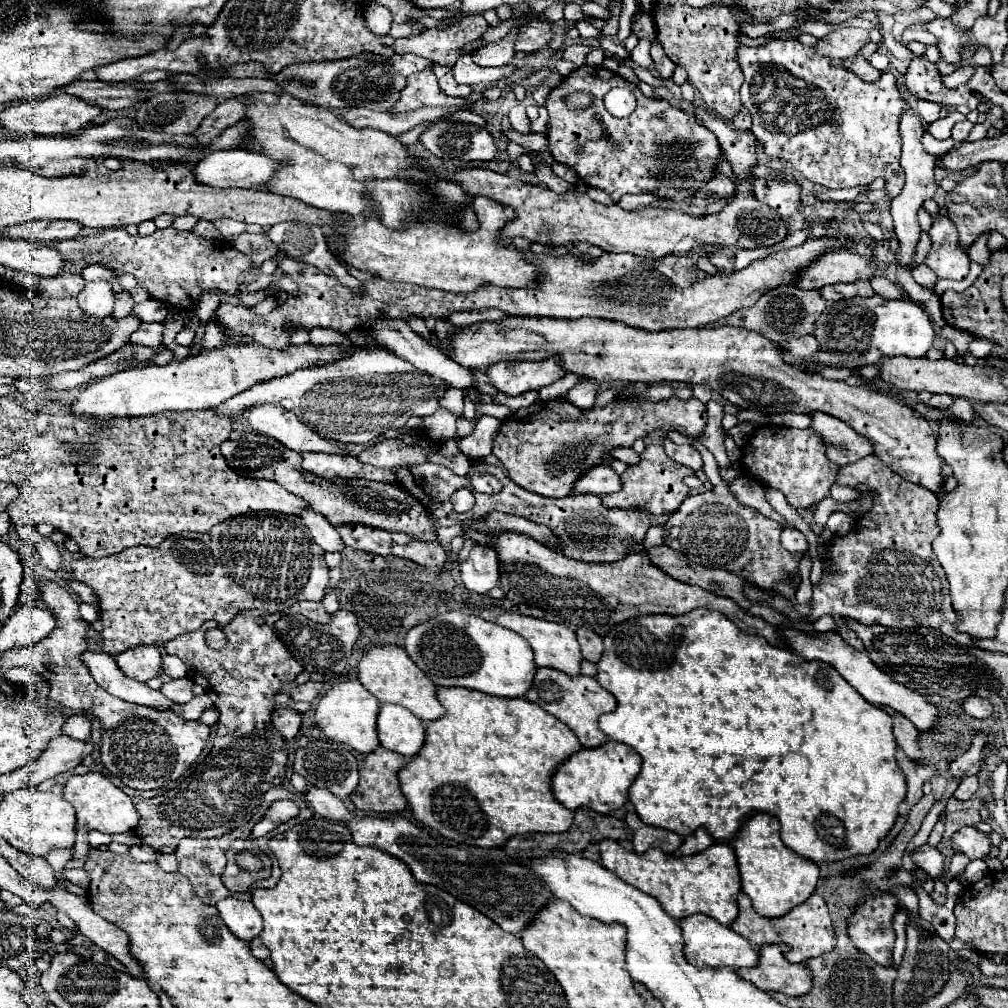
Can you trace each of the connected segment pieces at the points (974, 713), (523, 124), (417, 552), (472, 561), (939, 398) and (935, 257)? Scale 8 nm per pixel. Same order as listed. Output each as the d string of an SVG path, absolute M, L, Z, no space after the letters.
M968 698L964 704L962 704L962 710L966 714L970 714L972 718L988 718L992 712L994 712L994 704L986 698Z
M522 104L514 106L508 116L510 116L510 124L512 124L514 130L518 130L518 132L522 132L522 134L528 134L528 132L530 132L530 120L528 120L526 110L524 110Z
M412 540L410 544L406 546L398 546L394 544L392 546L392 554L396 558L406 558L406 560L412 560L420 566L426 566L426 568L432 568L432 566L444 566L444 562L448 560L446 556L446 550L440 546L440 542L418 542L418 540Z
M474 546L464 562L458 566L462 574L462 582L470 592L486 594L494 586L498 586L498 556L490 546Z
M934 394L932 400L928 402L928 406L938 408L938 410L948 410L948 408L952 406L952 402L954 402L952 396L946 396L946 394Z
M936 218L928 232L932 250L926 264L938 274L938 278L962 280L968 274L968 254L958 246L958 230L950 218Z

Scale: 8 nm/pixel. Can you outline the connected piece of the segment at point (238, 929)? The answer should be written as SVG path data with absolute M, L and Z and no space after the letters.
M226 898L226 900L220 900L216 906L218 906L218 912L220 912L224 924L240 940L250 942L252 938L256 938L262 932L262 916L258 914L258 910L254 908L252 902Z

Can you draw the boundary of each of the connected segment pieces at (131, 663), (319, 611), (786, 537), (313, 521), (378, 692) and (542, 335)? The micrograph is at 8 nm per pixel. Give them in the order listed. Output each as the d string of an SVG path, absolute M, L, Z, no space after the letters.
M136 646L134 650L126 650L116 656L116 664L128 678L138 682L148 682L158 676L162 668L160 652L154 646Z
M300 601L290 607L290 610L286 610L284 614L302 614L306 616L310 622L316 622L316 624L326 624L330 622L330 614L324 610L324 606L320 602L312 601Z
M786 526L782 530L782 546L790 552L806 552L808 550L808 542L806 542L804 534L796 528L790 528L790 526Z
M304 510L302 512L302 524L310 530L312 540L324 550L324 552L342 552L346 544L342 542L336 528L318 512Z
M392 644L372 646L358 664L358 680L382 704L390 702L390 704L406 706L412 714L416 714L424 722L438 720L446 712L446 708L436 698L436 684L430 682L426 674L422 674L422 670L408 658L408 654L400 646L392 646Z
M506 316L504 320L500 322L478 322L478 324L470 324L470 326L462 326L460 330L454 332L454 338L448 342L450 346L450 360L458 362L460 366L466 366L466 368L488 368L492 364L498 364L498 362L522 362L522 360L530 360L530 362L538 362L538 360L546 360L546 358L552 358L552 356L558 356L560 358L560 364L562 368L566 368L568 372L576 372L580 376L586 376L590 380L598 380L598 382L646 382L646 384L658 384L658 382L686 382L686 384L704 384L708 386L710 390L716 390L720 392L730 404L738 406L738 408L752 408L752 410L760 410L764 414L780 414L780 412L798 412L798 414L810 414L810 412L824 412L824 414L830 414L834 418L840 418L842 422L846 422L848 426L852 426L858 434L866 436L872 446L874 446L874 454L886 464L890 466L896 474L900 474L902 478L906 478L908 482L914 482L926 490L932 490L936 496L944 496L944 476L942 476L942 458L938 456L936 452L936 442L938 442L938 436L936 432L932 430L930 422L914 408L894 400L892 396L888 394L882 394L882 392L872 392L868 390L866 386L848 386L846 382L834 382L834 380L826 380L822 378L820 374L804 374L800 368L794 368L794 366L788 366L784 360L782 360L782 352L768 340L764 338L762 334L758 332L752 332L752 330L746 330L746 328L730 328L730 326L718 326L718 328L686 328L686 330L662 330L662 332L646 332L642 328L632 328L628 324L622 324L622 322L614 322L614 320L602 320L602 318L580 318L580 320L554 320L554 318L530 318L530 316Z

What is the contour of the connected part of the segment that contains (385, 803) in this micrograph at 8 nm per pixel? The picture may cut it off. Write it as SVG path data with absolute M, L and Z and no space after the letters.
M378 746L372 754L366 754L364 758L360 758L360 762L358 762L360 784L350 794L350 800L354 802L354 806L364 812L384 812L384 814L406 810L408 800L404 798L400 784L398 784L398 772L406 766L408 766L408 758L404 758L402 754L396 754L392 750L386 750L382 746Z

